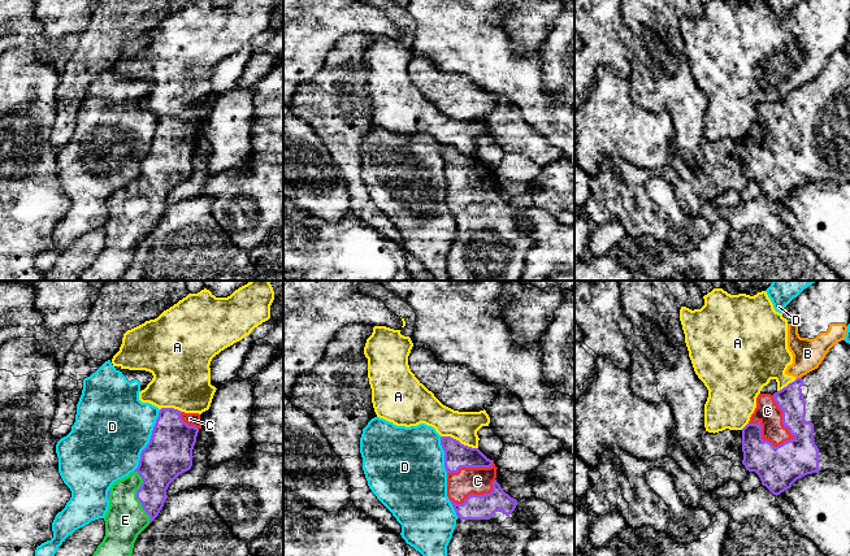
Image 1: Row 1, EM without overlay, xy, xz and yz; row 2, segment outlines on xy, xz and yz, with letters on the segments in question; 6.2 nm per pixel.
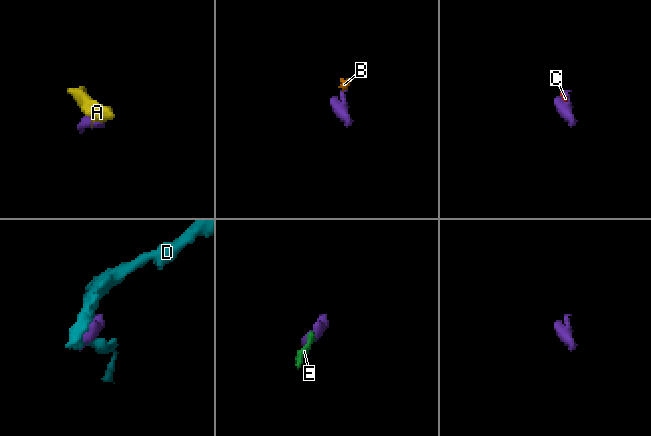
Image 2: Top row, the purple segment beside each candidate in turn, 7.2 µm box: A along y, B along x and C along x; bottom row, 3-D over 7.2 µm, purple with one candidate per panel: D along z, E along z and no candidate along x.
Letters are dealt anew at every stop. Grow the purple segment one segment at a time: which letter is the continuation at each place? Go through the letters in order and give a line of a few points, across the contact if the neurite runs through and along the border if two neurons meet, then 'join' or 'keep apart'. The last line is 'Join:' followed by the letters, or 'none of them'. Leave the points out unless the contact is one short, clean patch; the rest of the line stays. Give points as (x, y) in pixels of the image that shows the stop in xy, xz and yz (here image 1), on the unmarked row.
A: keep apart
B: line yz (801, 85), (797, 87); keep apart
C: join
D: keep apart
E: join
Join: C, E

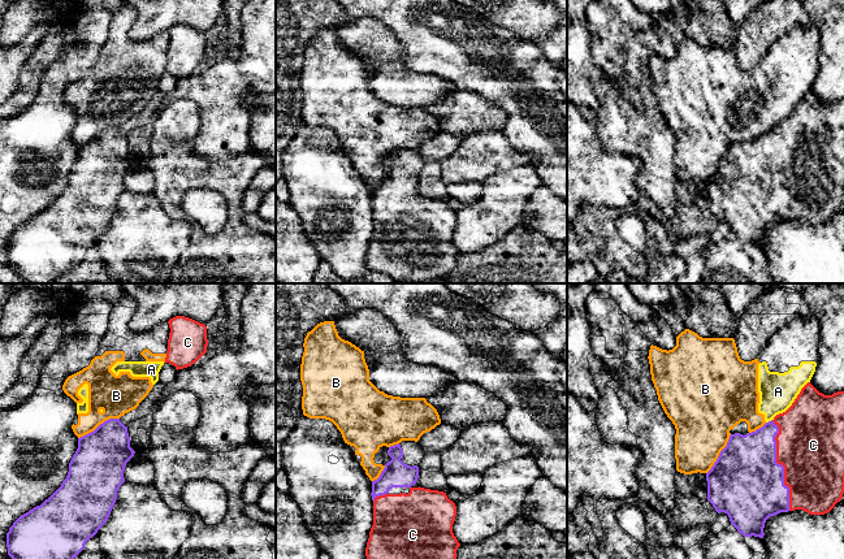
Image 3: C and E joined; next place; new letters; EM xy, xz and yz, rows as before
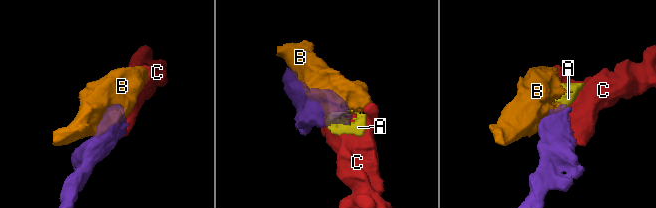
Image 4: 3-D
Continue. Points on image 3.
A: line yz (771, 128), (766, 131); keep apart
B: line xy (118, 126), (104, 129), (78, 147); keep apart
C: join
Join: C

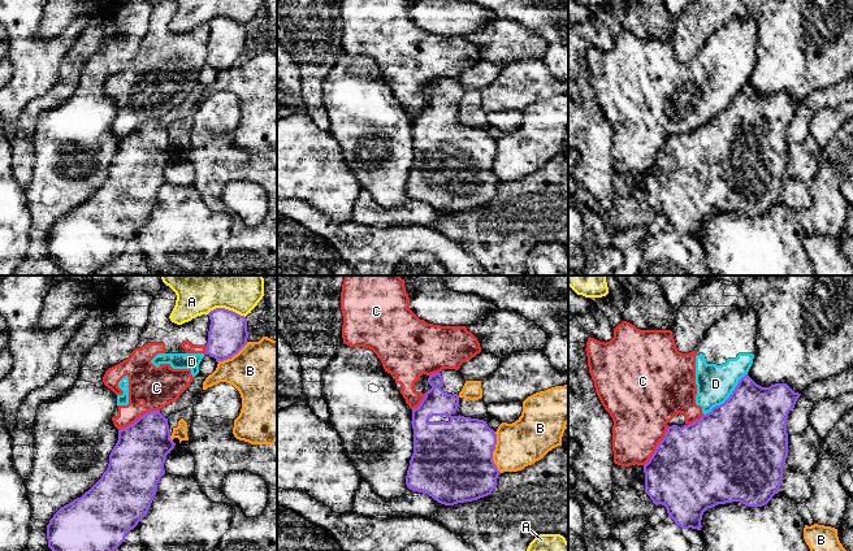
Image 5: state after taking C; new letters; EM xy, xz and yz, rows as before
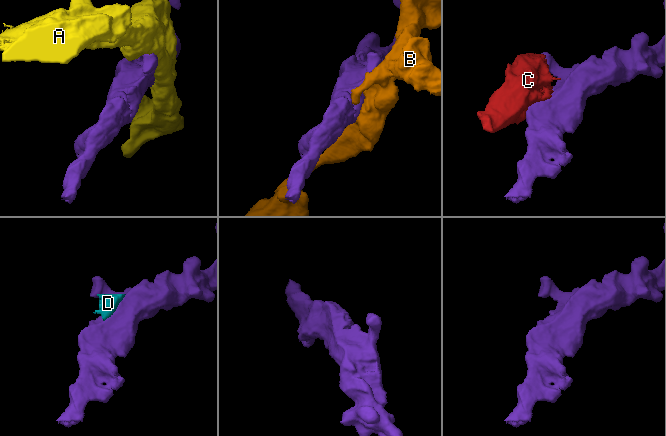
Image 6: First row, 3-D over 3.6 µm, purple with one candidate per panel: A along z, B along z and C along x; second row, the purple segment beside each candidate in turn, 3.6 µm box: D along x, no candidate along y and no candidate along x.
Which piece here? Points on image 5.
A: keep apart
B: keep apart
C: line xy (159, 118), (144, 121), (118, 139); keep apart
D: keep apart
Join: none of them

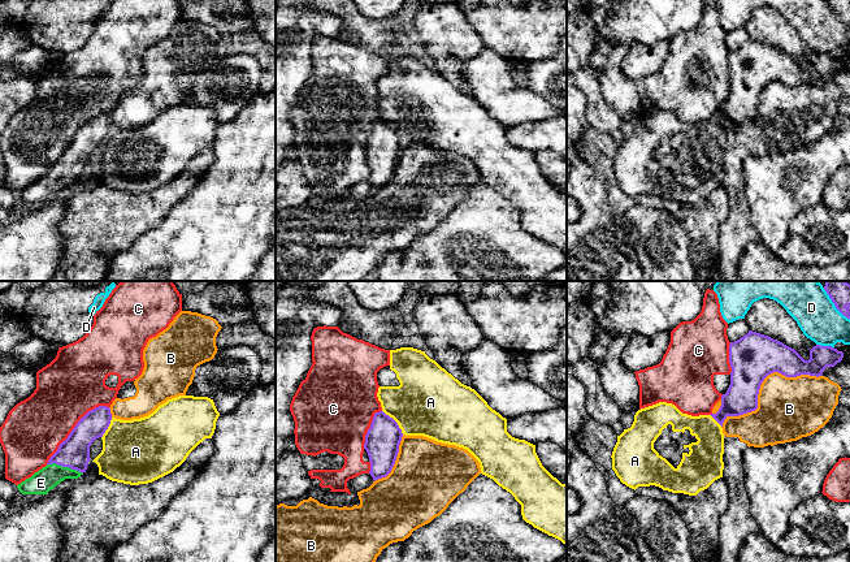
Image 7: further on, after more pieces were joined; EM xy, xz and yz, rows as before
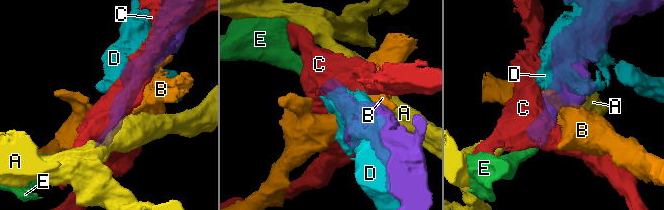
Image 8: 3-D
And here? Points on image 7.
A: line xz (382, 119), (397, 132), (403, 142); keep apart
B: keep apart
C: keep apart
D: keep apart
E: line xy (74, 160), (65, 174), (40, 191); join
Join: E

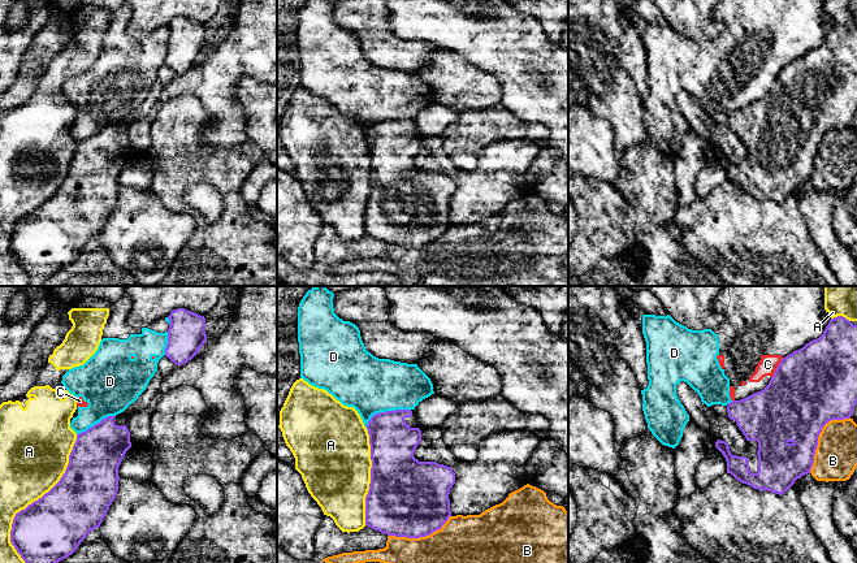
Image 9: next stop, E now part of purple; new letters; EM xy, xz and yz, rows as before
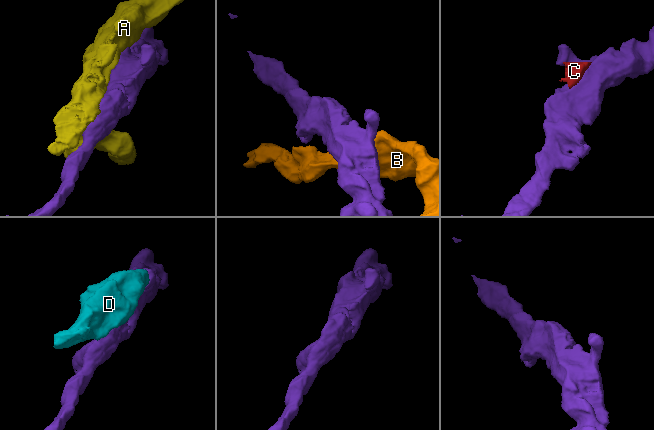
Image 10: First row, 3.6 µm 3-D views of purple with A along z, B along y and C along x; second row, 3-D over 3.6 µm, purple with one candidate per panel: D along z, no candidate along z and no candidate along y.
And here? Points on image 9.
A: keep apart
B: keep apart
C: keep apart
D: line xz (410, 117), (376, 121), (366, 135); keep apart
Join: none of them

